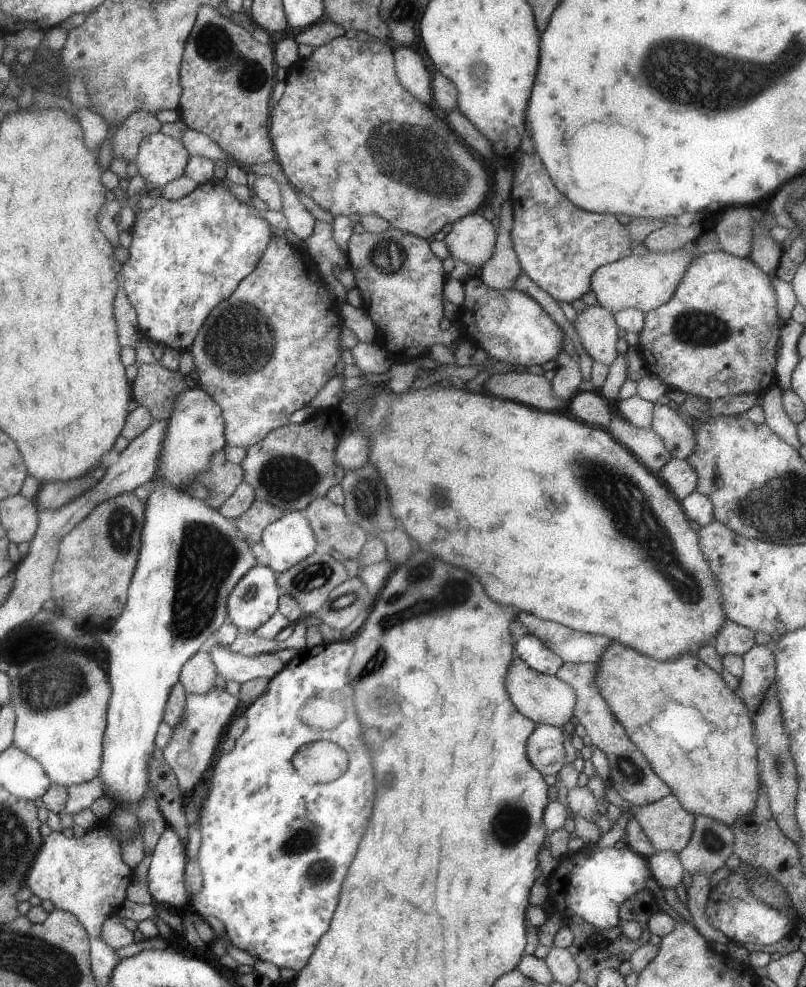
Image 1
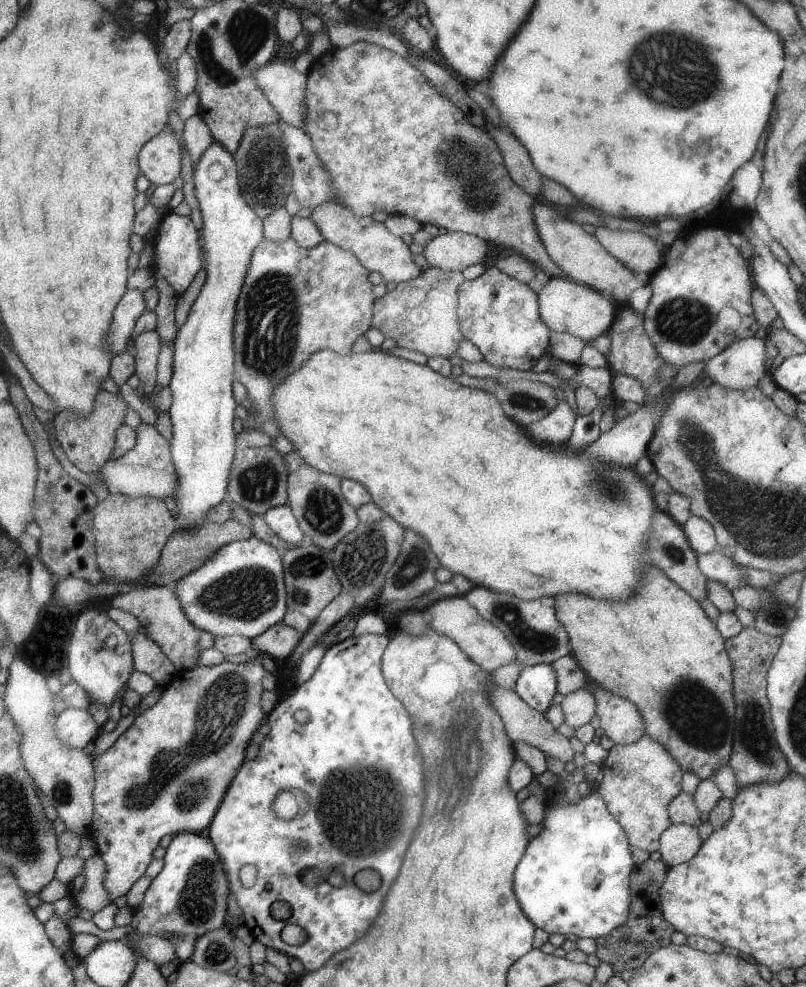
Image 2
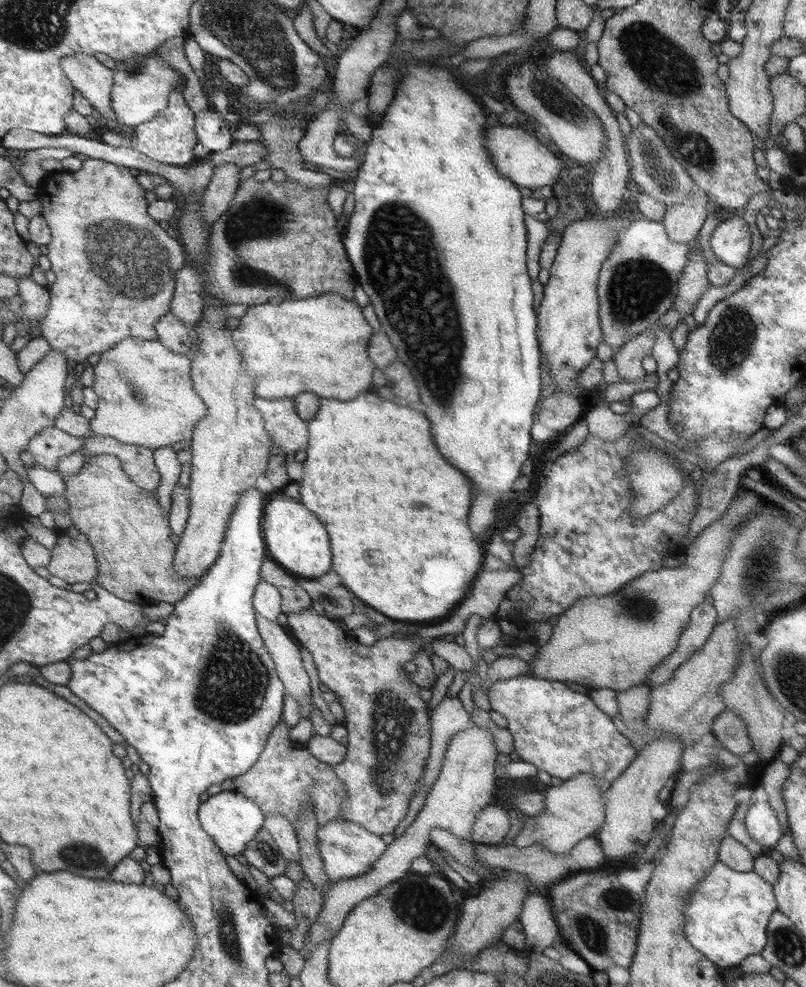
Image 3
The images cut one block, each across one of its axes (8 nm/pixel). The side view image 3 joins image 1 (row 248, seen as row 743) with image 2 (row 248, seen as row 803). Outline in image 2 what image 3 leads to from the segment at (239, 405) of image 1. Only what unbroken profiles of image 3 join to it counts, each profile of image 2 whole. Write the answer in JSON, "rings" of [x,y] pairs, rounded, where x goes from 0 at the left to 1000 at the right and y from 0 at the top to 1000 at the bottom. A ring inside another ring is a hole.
{"rings":[[[326,240],[316,249],[292,309],[292,381],[306,395],[306,403],[311,407],[311,417],[301,428],[301,437],[311,436],[326,426],[339,422],[339,411],[334,409],[336,395],[354,387],[359,379],[364,379],[393,355],[406,354],[421,360],[432,360],[437,357],[440,342],[460,331],[460,310],[464,300],[460,294],[463,288],[455,283],[459,277],[435,254],[426,253],[406,244],[398,244],[393,249],[376,253],[376,250],[361,240],[344,245],[336,245]],[[381,278],[395,280],[396,287],[391,291],[381,290]]]}

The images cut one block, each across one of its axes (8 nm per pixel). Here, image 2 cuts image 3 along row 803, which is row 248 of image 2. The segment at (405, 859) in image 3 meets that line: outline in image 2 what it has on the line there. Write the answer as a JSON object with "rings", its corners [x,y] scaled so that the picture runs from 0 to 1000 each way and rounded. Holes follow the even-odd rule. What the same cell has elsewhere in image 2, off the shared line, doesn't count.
{"rings":[[[553,234],[537,240],[525,251],[531,270],[572,277],[579,271],[599,266],[604,247],[593,239]]]}

